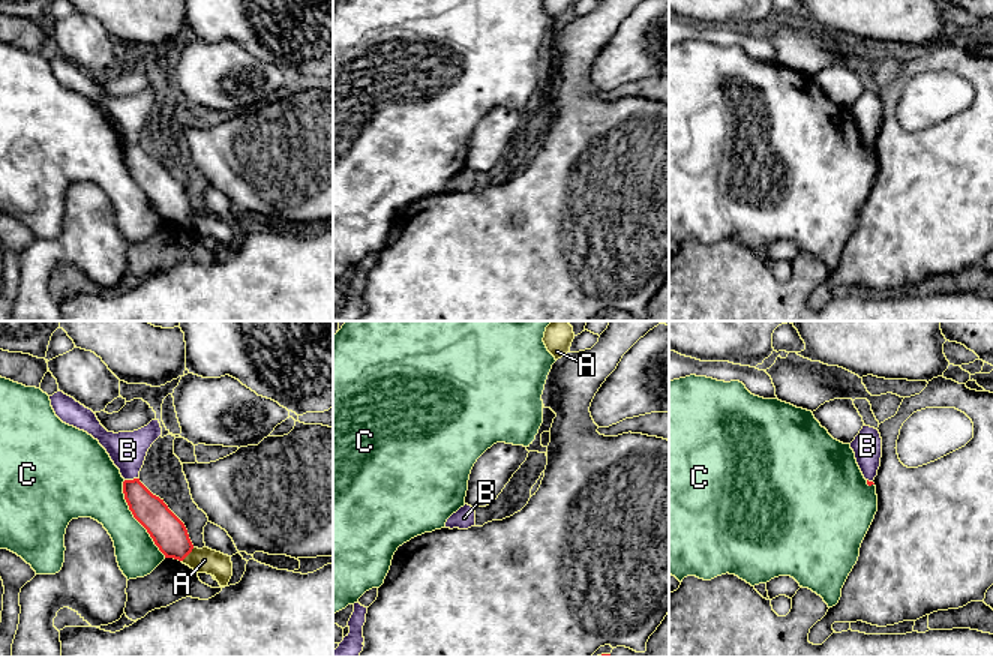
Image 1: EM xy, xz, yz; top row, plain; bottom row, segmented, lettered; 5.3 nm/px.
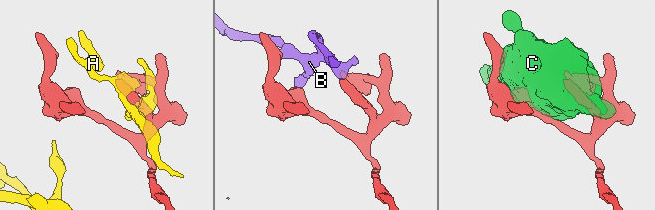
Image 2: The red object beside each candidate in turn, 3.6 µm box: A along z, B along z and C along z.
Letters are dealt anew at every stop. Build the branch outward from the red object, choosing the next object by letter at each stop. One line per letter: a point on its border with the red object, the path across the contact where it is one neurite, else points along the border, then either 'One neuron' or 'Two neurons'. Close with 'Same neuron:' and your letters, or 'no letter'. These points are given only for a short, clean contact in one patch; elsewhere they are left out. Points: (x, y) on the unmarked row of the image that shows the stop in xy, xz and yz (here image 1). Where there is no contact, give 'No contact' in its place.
A: Touches red at xy (188, 218). Boundary: xy (194, 212), (182, 225). Two neurons
B: Touches red at xy (131, 144). Two neurons
C: Touches red at xy (135, 182). Two neurons
Same neuron: no letter

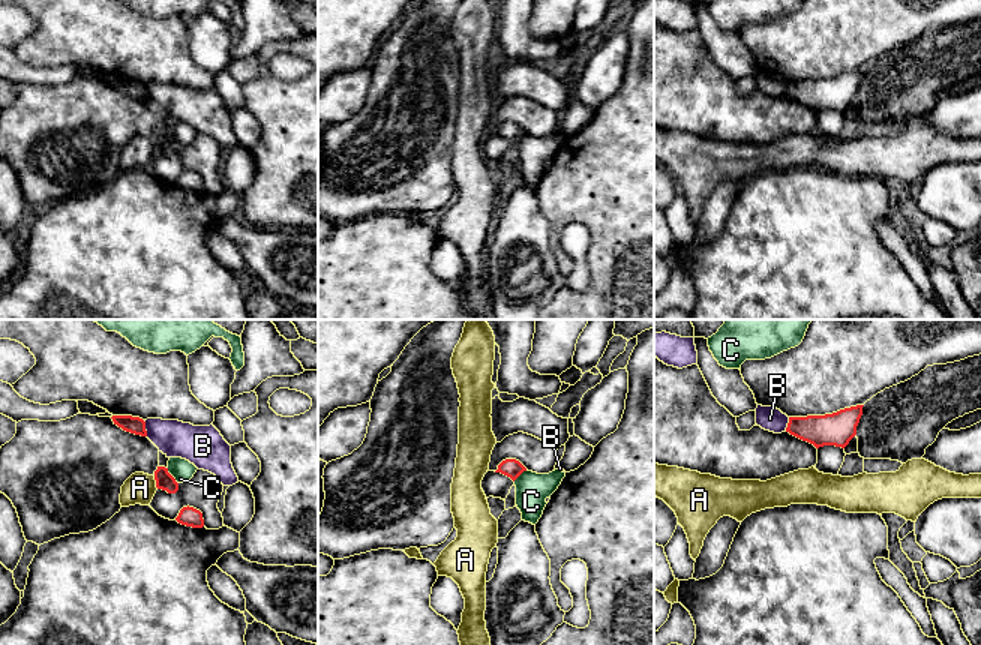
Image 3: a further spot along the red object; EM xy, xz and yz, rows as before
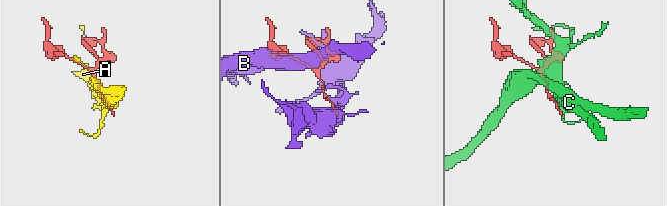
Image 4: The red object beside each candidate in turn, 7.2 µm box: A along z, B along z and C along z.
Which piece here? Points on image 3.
A: Touches red at xy (156, 146). Boundary: xy (153, 140), (158, 152). Two neurons
B: Touches red at xy (144, 92). Two neurons
C: Touches red at xy (171, 140). Boundary: xy (167, 132), (177, 147). Two neurons
Same neuron: no letter

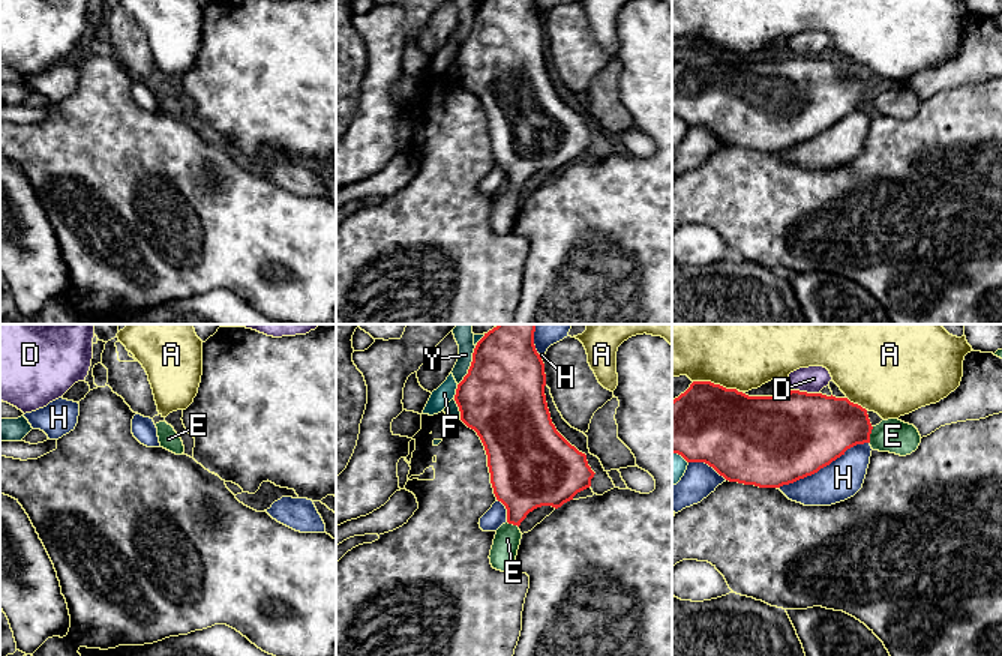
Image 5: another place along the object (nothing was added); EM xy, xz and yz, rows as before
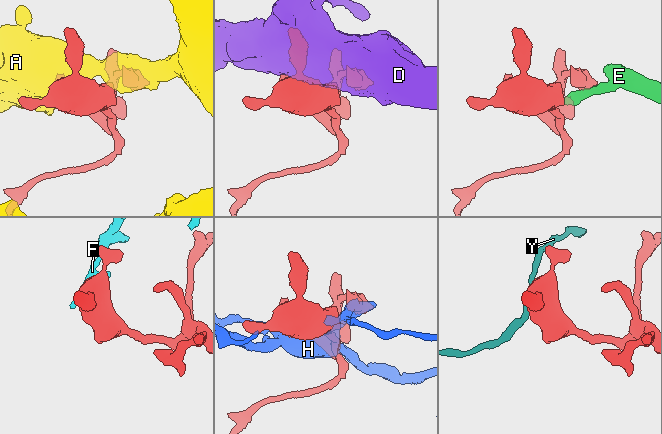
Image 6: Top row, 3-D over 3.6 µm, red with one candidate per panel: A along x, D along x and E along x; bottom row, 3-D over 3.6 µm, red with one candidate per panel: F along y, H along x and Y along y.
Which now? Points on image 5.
A: Touches red at yz (716, 48). Two neurons
D: Touches red at yz (806, 56). Two neurons
E: Touches red at yz (870, 96). Path across: yz (824, 92), (855, 92), (870, 96), (893, 99). One neuron
F: Touches red at xz (456, 54). Two neurons
H: Touches red at yz (822, 131). Two neurons
Y: Touches red at xz (471, 29). Two neurons
Same neuron: E

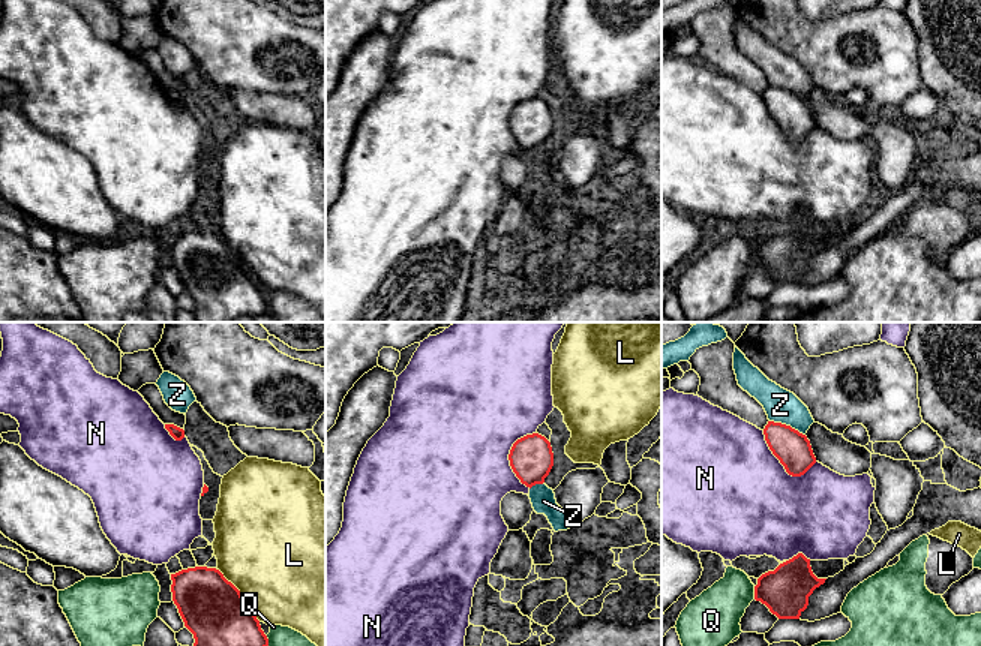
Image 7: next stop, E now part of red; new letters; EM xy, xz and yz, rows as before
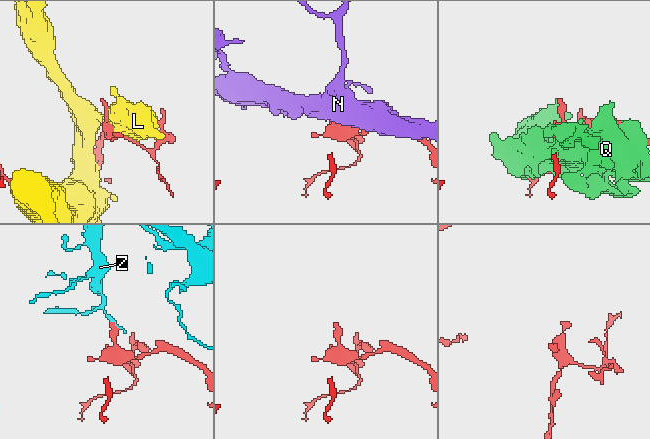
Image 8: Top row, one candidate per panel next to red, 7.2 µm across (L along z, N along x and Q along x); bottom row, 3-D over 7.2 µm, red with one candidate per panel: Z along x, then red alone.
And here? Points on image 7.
L: Touches red at xy (240, 260). Two neurons
N: Touches red at yz (783, 129). Two neurons
Q: Touches red at yz (755, 257). Two neurons
Z: Touches red at yz (788, 90). Two neurons
Same neuron: no letter

